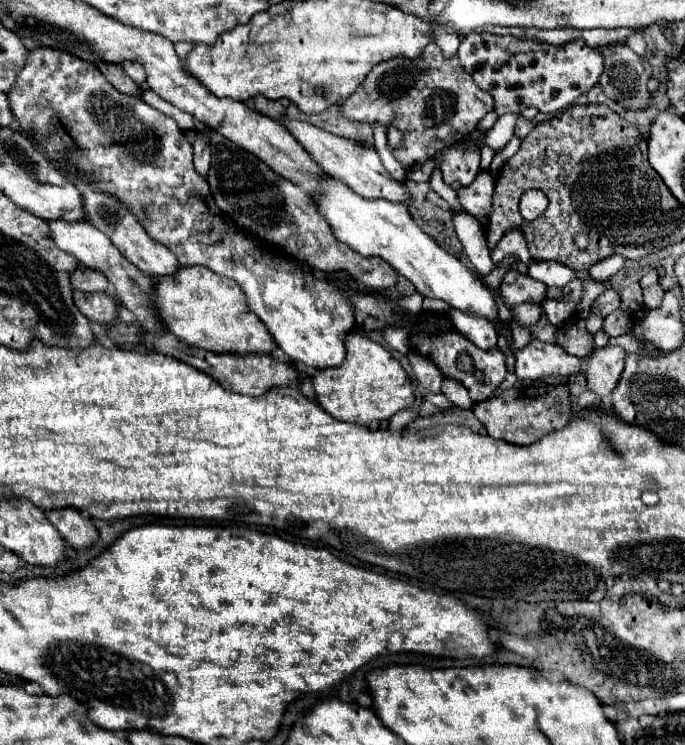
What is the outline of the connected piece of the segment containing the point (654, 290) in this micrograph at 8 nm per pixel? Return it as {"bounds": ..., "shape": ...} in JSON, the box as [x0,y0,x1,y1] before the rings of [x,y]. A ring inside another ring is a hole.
{"bounds":[643,284,665,308],"shape":[[[653,284],[643,290],[643,306],[645,308],[657,308],[661,306],[661,300],[665,296],[665,290],[659,284]]]}

